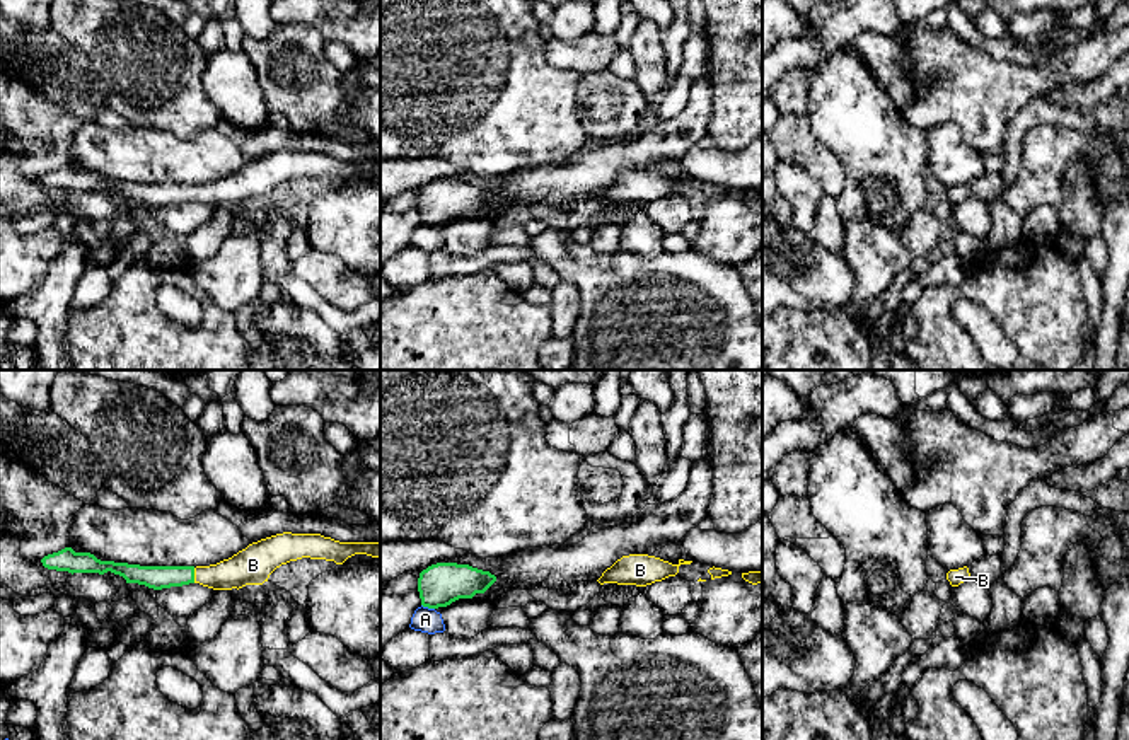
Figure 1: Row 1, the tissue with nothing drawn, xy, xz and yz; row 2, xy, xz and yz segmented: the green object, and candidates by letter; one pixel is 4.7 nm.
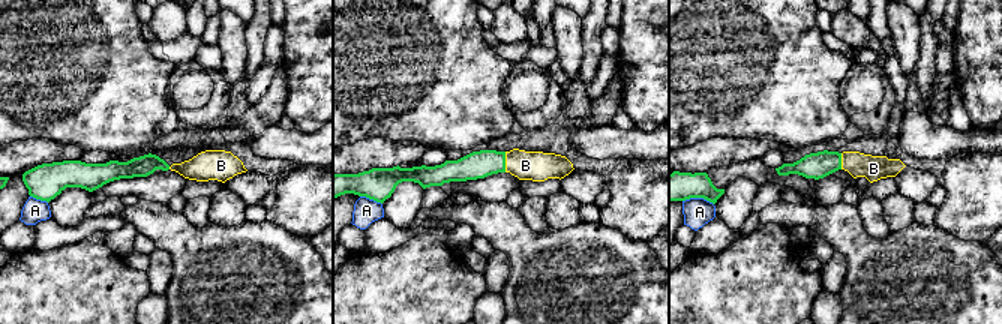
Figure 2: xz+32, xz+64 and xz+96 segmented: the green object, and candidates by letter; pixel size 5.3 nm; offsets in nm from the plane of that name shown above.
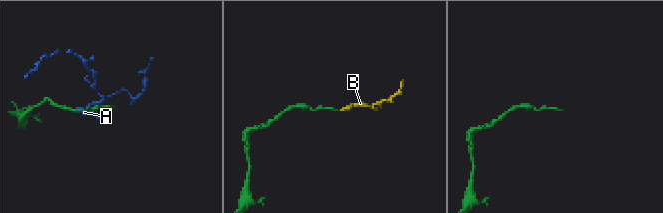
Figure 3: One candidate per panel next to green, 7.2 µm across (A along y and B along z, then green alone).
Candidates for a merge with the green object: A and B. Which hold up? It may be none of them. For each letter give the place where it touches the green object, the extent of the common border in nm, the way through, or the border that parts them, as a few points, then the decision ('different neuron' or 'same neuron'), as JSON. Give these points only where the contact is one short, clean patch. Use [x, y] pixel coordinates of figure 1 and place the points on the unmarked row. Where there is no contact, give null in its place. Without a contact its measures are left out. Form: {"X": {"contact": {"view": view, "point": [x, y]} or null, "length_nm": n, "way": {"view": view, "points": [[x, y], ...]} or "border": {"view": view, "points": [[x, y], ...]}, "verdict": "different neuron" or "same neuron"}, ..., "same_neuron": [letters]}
{"A": {"contact": {"view": "xz", "point": [428, 225]}, "length_nm": 70, "border": {"view": "xz", "points": [[422, 222], [434, 227]]}, "verdict": "different neuron"}, "B": {"contact": {"view": "xy", "point": [193, 193]}, "length_nm": 70, "verdict": "same neuron"}, "same_neuron": ["B"]}

